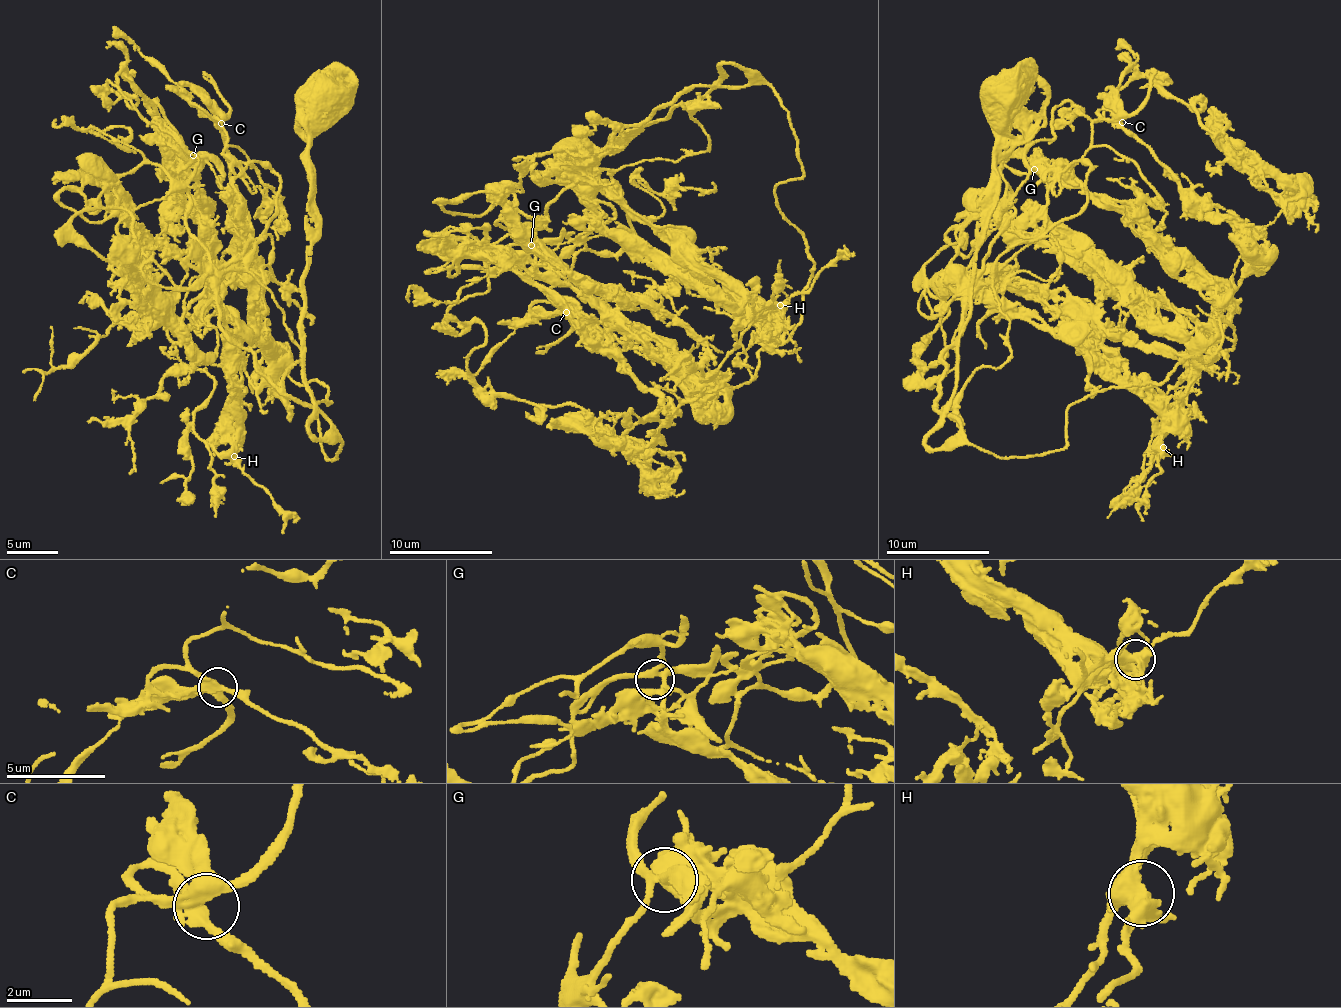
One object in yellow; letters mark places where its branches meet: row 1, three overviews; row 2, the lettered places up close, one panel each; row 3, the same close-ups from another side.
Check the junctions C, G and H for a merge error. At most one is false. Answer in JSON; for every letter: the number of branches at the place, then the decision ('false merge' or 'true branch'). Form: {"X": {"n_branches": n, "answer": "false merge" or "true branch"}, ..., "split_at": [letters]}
{"C": {"n_branches": 5, "answer": "true branch"}, "G": {"n_branches": 4, "answer": "true branch"}, "H": {"n_branches": 4, "answer": "true branch"}, "split_at": []}

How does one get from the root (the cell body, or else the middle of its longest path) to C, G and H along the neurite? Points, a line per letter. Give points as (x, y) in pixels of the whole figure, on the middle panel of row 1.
C: (575, 153), (717, 85), (593, 157), (637, 245), (581, 249), (549, 295), (566, 312)
G: (575, 153), (602, 154), (610, 138), (717, 85), (697, 84), (616, 131), (548, 202), (531, 245)
H: (575, 153), (602, 154), (717, 85), (616, 131), (592, 180), (761, 308), (780, 304)

